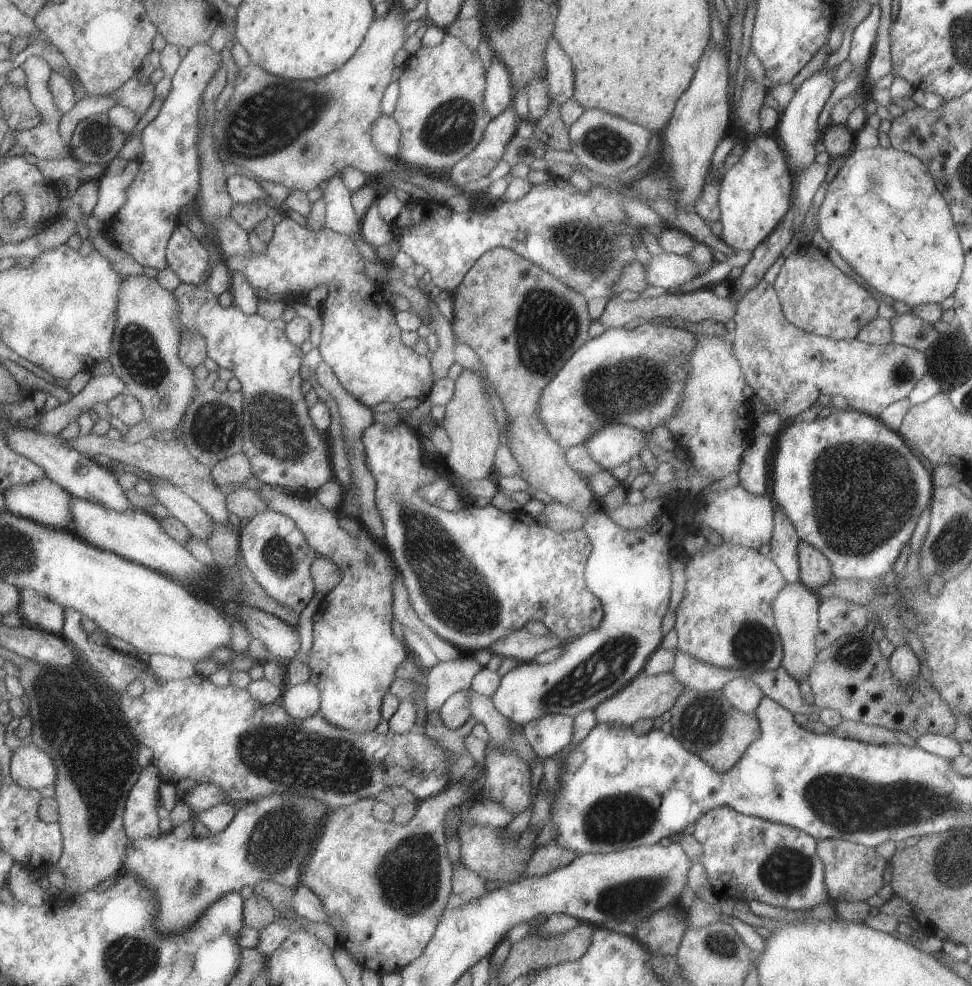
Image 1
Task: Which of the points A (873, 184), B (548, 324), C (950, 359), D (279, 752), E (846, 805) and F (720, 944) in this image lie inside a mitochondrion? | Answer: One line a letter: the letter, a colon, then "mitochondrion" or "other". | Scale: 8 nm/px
A: mitochondrion
B: mitochondrion
C: mitochondrion
D: mitochondrion
E: mitochondrion
F: mitochondrion

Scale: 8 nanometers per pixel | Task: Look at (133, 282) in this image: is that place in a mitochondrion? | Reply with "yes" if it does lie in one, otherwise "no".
no

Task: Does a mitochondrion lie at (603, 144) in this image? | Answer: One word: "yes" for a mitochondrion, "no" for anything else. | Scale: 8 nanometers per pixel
yes

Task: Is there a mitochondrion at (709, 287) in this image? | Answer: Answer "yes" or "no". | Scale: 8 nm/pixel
no

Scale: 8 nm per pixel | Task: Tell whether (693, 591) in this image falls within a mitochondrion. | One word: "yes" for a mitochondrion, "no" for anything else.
no

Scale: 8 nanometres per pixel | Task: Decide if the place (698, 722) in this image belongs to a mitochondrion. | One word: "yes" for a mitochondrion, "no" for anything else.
yes

